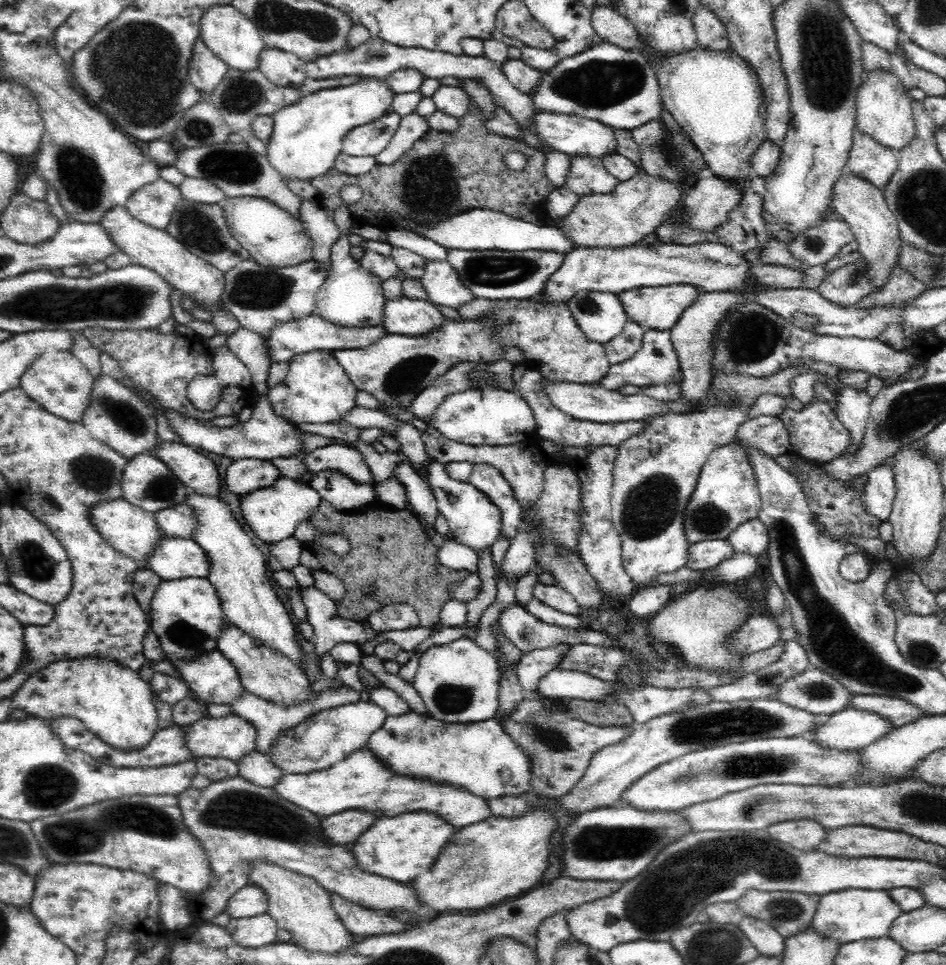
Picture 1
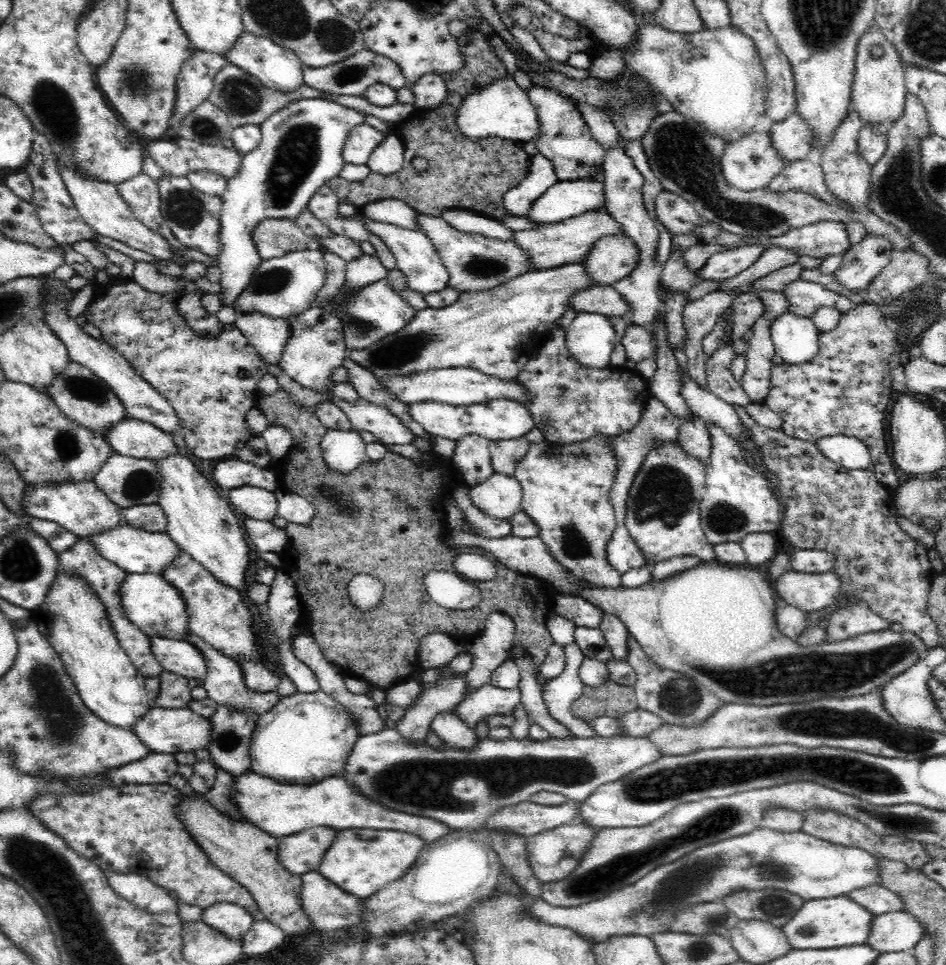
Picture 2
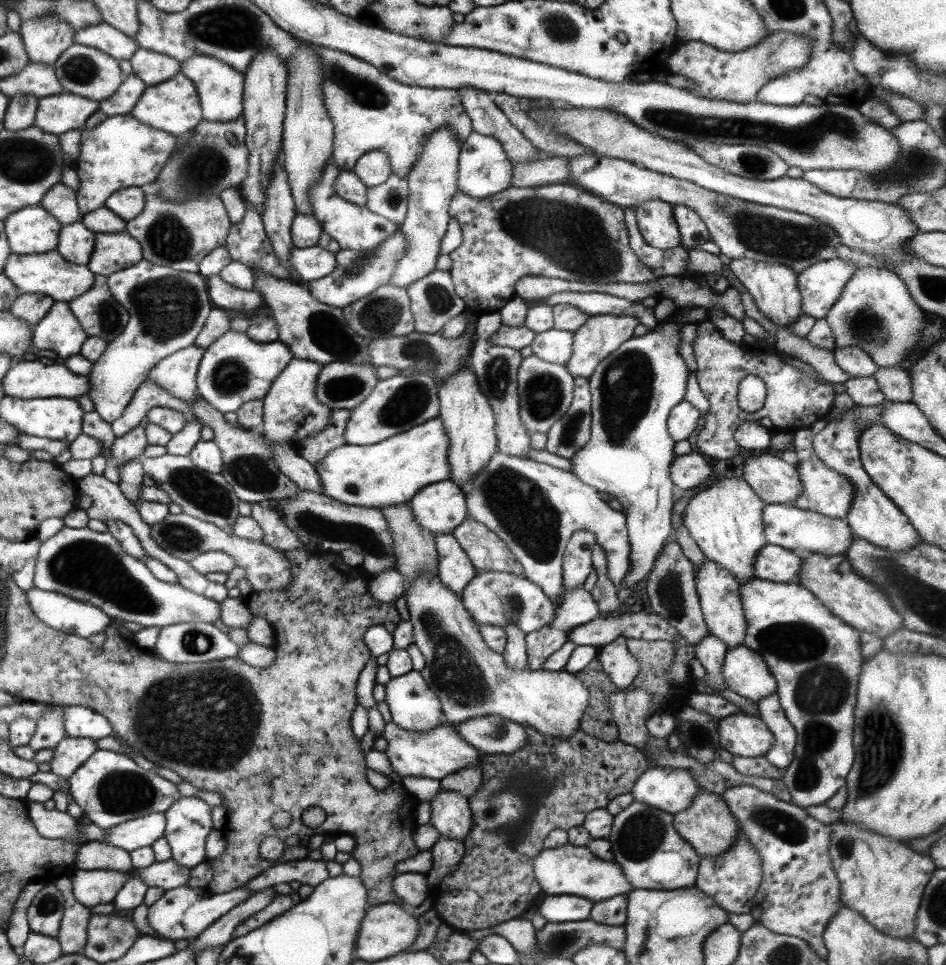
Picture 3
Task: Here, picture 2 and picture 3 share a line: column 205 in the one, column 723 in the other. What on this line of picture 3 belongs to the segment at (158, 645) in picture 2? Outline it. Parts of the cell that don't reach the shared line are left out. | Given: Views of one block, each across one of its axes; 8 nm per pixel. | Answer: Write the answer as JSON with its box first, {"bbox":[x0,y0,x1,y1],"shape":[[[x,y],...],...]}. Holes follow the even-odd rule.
{"bbox":[721,646,777,702],"shape":[[[729,646],[723,658],[721,676],[725,688],[753,702],[771,696],[777,690],[777,682],[769,672],[769,666],[751,648]]]}

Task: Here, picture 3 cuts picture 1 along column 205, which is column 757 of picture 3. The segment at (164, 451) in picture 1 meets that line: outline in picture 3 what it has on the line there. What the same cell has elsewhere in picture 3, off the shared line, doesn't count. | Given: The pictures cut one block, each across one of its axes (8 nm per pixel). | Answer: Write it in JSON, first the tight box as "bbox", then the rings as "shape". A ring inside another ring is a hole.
{"bbox":[741,452,801,506],"shape":[[[755,452],[741,464],[741,480],[751,486],[751,490],[765,502],[765,504],[783,504],[791,506],[801,496],[801,482],[795,472],[795,466],[789,466],[781,458],[771,452]]]}

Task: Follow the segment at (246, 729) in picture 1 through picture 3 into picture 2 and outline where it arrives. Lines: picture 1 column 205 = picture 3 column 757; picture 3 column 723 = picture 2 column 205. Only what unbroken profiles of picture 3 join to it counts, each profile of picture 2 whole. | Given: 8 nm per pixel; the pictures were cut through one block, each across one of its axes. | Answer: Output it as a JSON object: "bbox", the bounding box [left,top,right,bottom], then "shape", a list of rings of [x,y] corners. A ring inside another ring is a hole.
{"bbox":[134,706,212,754],"shape":[[[152,706],[152,710],[148,710],[148,716],[144,716],[134,726],[134,732],[144,742],[144,746],[148,746],[148,750],[152,750],[154,754],[178,754],[178,752],[194,754],[198,750],[208,750],[208,746],[212,742],[212,722],[210,722],[210,718],[196,714],[192,708],[164,710],[164,708]]]}

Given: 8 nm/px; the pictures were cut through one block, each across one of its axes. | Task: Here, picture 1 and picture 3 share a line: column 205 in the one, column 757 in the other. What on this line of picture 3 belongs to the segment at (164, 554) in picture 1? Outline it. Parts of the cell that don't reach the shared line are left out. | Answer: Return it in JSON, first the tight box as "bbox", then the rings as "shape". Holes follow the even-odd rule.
{"bbox":[753,544,801,582],"shape":[[[765,544],[753,560],[753,578],[763,582],[797,582],[801,558],[781,546]]]}

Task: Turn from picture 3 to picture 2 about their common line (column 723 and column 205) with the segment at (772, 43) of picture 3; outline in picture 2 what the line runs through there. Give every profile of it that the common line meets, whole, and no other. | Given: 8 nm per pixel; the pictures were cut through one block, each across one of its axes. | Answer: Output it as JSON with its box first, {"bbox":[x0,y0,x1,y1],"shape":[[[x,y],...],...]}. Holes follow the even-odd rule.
{"bbox":[172,52,226,118],"shape":[[[194,52],[182,66],[182,72],[178,74],[176,82],[176,110],[172,116],[184,118],[188,112],[192,112],[196,106],[204,104],[212,90],[216,76],[226,66],[226,58],[218,54],[208,52]]]}

